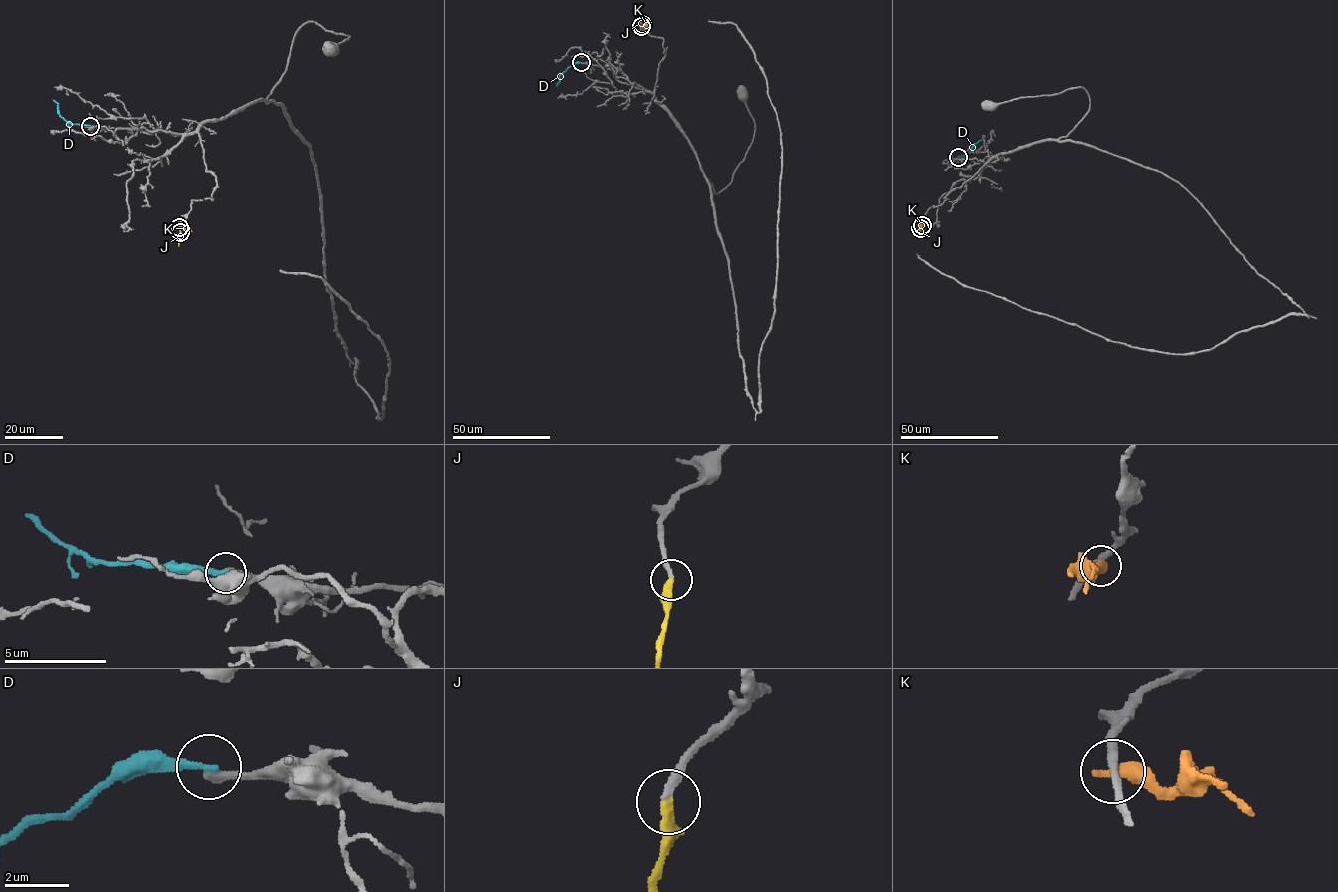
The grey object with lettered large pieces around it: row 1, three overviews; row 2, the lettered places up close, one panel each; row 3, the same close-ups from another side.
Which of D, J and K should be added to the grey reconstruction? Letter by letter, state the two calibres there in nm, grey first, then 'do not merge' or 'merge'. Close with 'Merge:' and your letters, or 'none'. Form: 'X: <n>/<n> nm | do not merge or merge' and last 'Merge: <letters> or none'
D: 280/280 nm | do not merge
J: 260/380 nm | merge
K: 260/460 nm | do not merge
Merge: J

